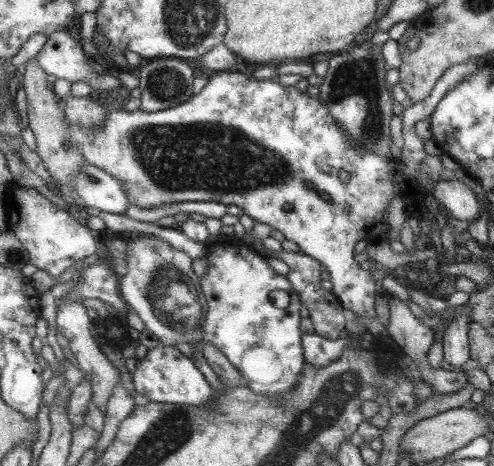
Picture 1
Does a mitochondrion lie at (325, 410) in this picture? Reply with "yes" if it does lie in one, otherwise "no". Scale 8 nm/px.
yes

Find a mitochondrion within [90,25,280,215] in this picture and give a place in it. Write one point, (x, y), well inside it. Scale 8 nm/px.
(164, 83)

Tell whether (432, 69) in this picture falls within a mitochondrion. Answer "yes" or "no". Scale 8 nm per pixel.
no

